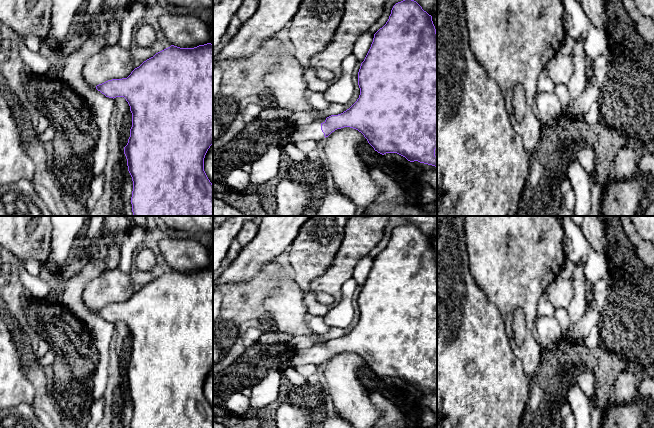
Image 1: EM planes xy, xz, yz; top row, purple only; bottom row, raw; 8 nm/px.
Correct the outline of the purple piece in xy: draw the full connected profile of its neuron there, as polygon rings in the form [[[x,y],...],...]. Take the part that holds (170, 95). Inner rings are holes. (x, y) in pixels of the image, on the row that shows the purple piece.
[[[213,44],[194,48],[174,45],[156,53],[127,78],[96,86],[109,98],[124,97],[132,113],[132,127],[124,154],[133,181],[134,216],[213,216],[213,184],[204,171],[205,155],[213,144]]]

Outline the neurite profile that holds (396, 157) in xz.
[[[386,153],[386,154],[384,154],[384,157],[389,160],[394,160],[403,165],[407,165],[409,162],[405,157],[403,157],[397,153]]]

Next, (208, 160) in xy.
[[[213,144],[208,149],[204,158],[204,171],[213,185]]]

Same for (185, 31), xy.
[[[166,12],[159,17],[159,24],[171,45],[194,48],[211,43],[208,25],[194,15]]]

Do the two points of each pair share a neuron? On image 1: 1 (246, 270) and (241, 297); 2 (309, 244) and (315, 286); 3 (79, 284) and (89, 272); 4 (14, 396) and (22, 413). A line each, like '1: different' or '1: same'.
1: different
2: different
3: same
4: different

